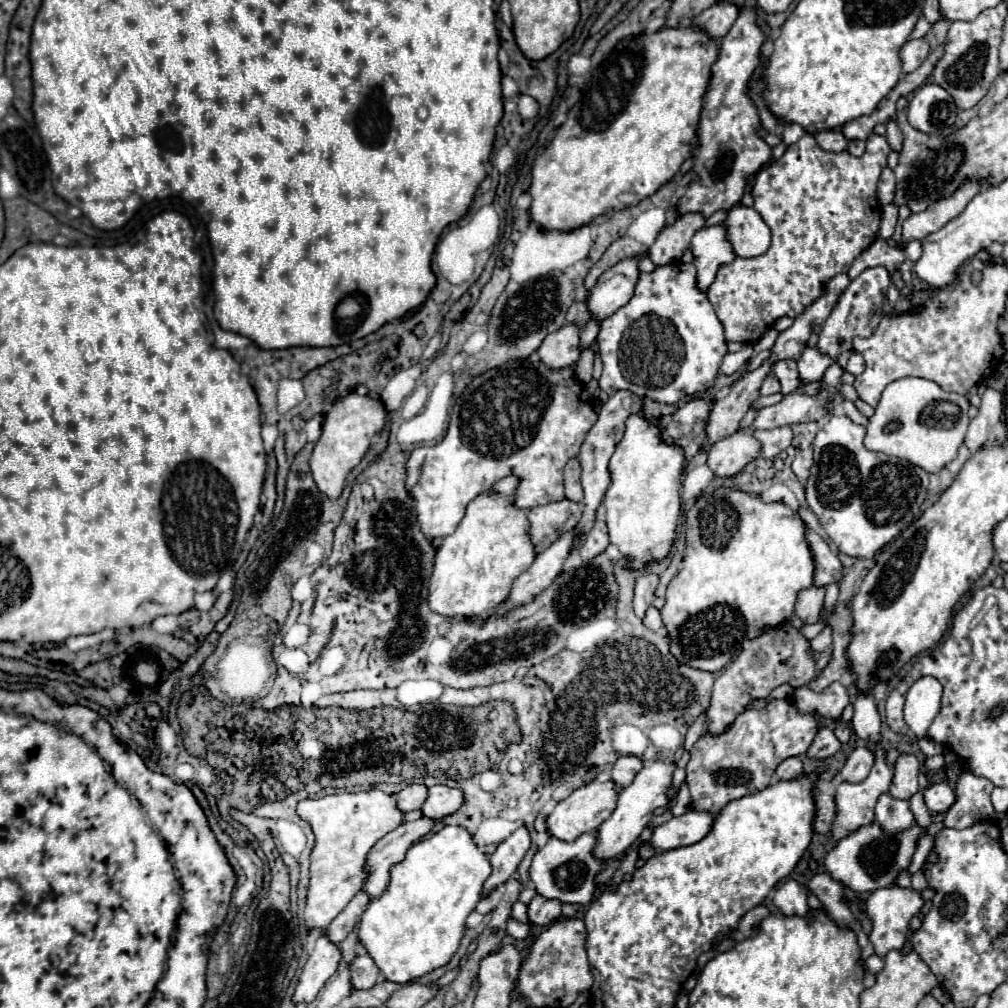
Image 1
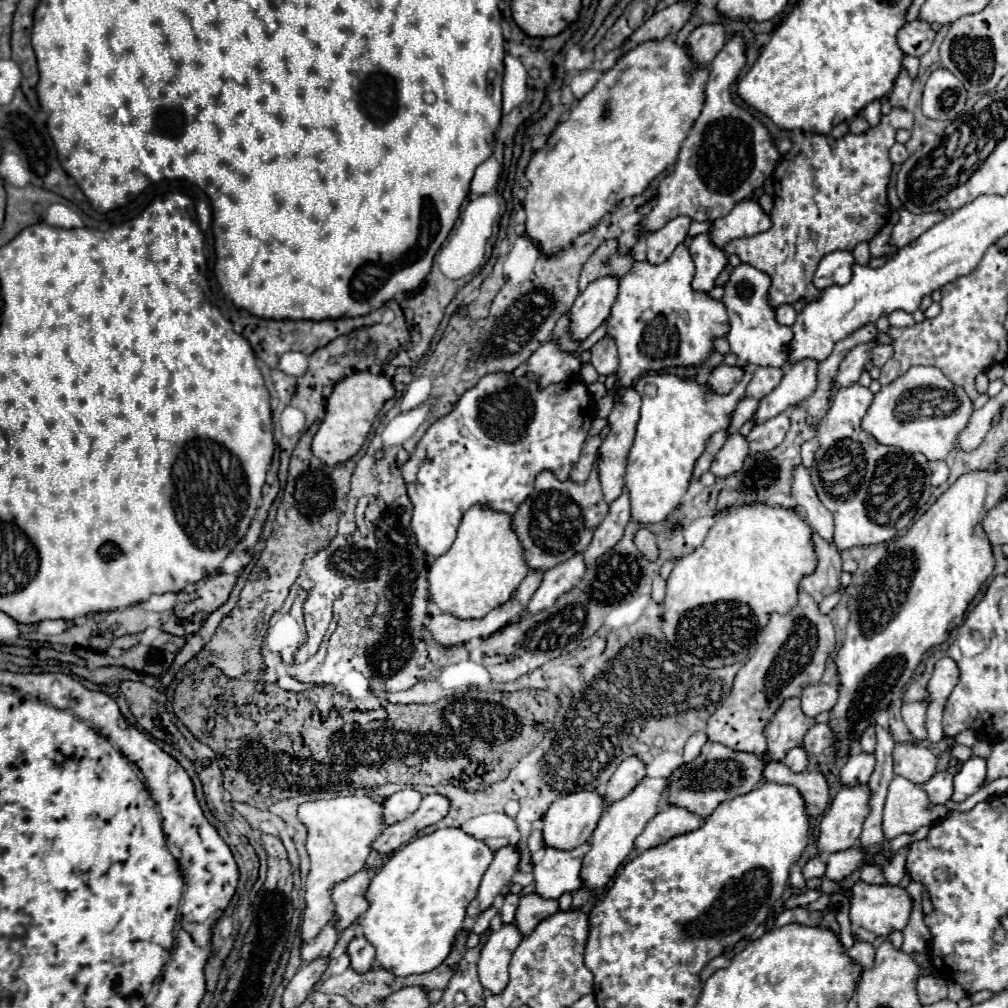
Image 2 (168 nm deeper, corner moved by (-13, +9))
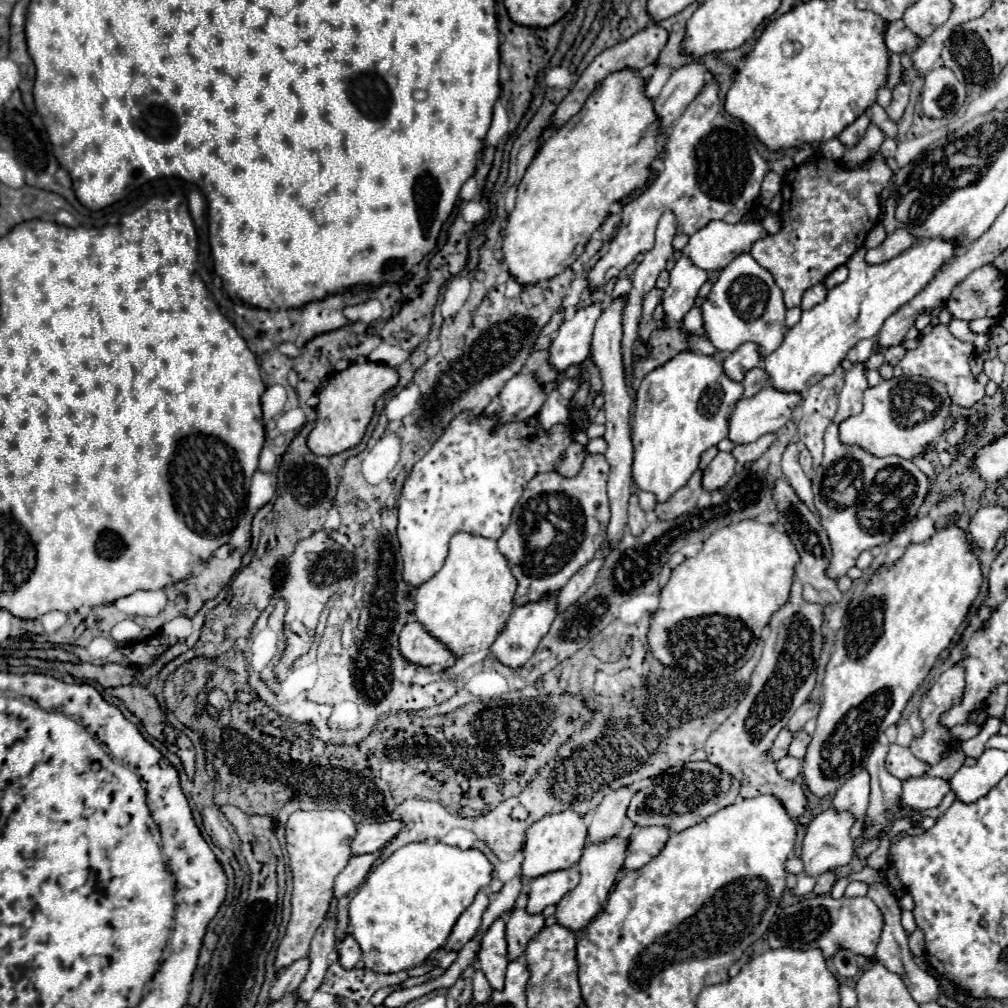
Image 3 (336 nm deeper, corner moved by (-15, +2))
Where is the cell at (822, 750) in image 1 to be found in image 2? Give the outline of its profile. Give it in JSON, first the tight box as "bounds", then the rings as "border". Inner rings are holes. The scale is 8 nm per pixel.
{"bounds":[804,724,836,754],"border":[[[816,724],[804,738],[804,750],[808,754],[822,754],[824,750],[832,748],[836,744],[836,736],[834,730],[830,728],[830,724]]]}

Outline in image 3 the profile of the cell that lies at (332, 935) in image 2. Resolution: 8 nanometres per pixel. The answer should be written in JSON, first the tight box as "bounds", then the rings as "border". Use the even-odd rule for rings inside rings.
{"bounds":[270,959,308,1003],"border":[[[300,959],[296,963],[292,963],[290,967],[278,971],[278,977],[270,989],[270,1001],[274,1003],[274,1001],[282,999],[284,995],[294,993],[298,989],[298,985],[302,983],[306,973],[308,973],[308,959]]]}

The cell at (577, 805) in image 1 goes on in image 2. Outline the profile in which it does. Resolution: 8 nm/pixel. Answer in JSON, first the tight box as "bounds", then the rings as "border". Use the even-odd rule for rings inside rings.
{"bounds":[542,790,608,850],"border":[[[578,790],[578,792],[562,796],[544,814],[544,830],[542,832],[544,832],[546,846],[558,848],[558,850],[570,850],[570,848],[576,848],[576,846],[588,842],[606,806],[608,806],[606,798],[598,790],[594,790],[594,792]]]}

